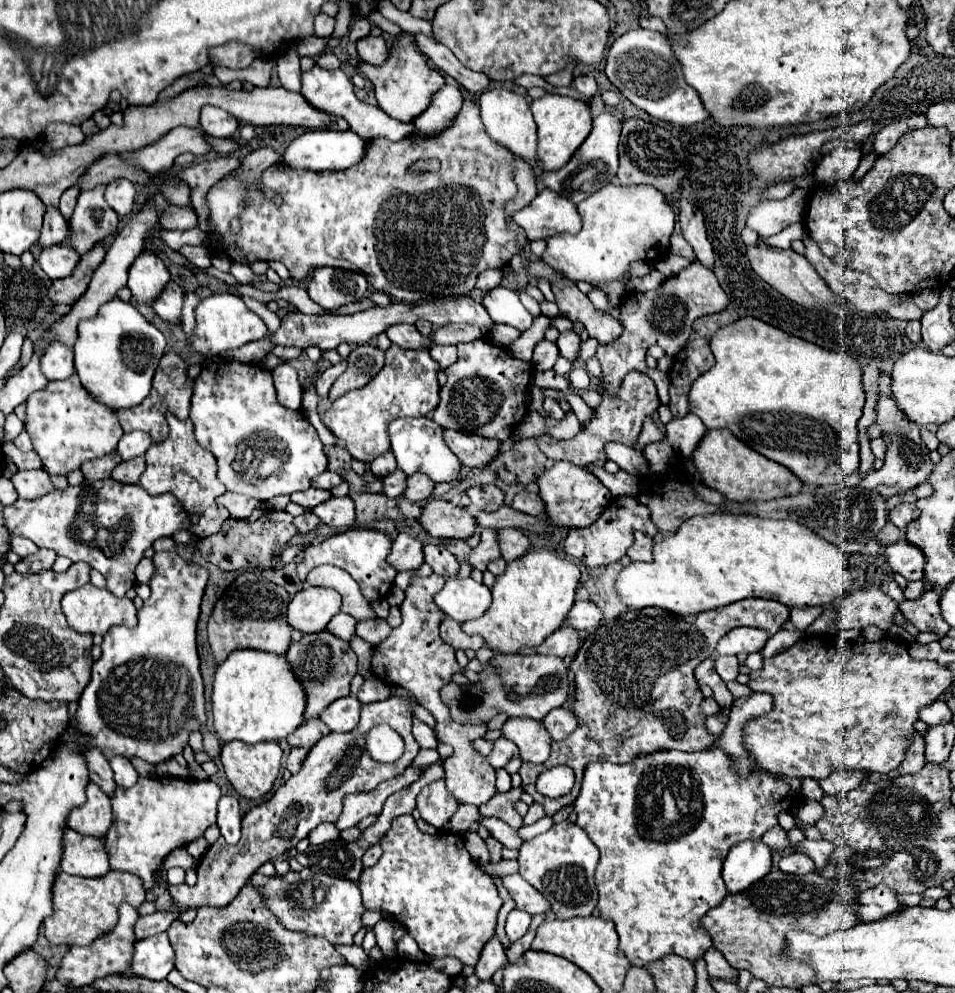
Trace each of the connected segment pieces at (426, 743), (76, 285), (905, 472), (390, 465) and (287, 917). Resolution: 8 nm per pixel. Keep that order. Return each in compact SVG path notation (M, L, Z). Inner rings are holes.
M413 718L413 736L421 748L437 748L437 744L439 744L433 730L417 718Z
M99 244L91 252L87 252L87 256L83 256L79 260L79 264L75 266L71 276L53 280L53 286L47 292L51 306L59 306L59 304L73 306L87 290L89 280L91 280L95 268L103 262L103 258L105 258L105 246Z
M879 394L877 406L875 406L875 414L877 414L875 424L883 430L883 440L887 444L885 464L883 464L881 470L865 474L863 480L854 488L855 490L877 492L883 498L895 496L895 494L905 494L907 490L911 490L911 488L919 486L921 482L925 482L927 476L931 474L933 462L929 458L929 450L927 450L927 446L921 440L919 426L915 422L911 422L903 410L899 410L899 406L897 406L897 402L895 402L895 398L891 394L887 394L887 396Z
M387 450L387 452L381 454L381 456L377 456L377 458L371 462L371 472L373 472L377 478L389 476L395 468L397 468L397 462L395 462L395 456L393 456L391 450Z
M309 868L301 872L289 870L285 876L261 876L253 874L251 886L259 890L267 908L273 916L291 932L305 932L307 936L321 936L333 946L353 944L353 936L361 930L361 914L365 912L361 902L361 892L349 880L331 878L325 874L315 874Z

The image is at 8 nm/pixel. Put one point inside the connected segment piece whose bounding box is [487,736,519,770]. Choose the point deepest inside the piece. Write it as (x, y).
(503, 750)

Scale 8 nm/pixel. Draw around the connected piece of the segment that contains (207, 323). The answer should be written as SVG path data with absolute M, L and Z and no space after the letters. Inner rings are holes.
M229 292L211 294L211 296L203 298L199 302L199 306L195 308L195 318L197 318L197 330L195 330L195 338L189 340L189 346L193 352L207 356L207 358L215 358L223 350L239 348L247 342L261 340L269 334L265 322L243 304L241 296L235 296Z

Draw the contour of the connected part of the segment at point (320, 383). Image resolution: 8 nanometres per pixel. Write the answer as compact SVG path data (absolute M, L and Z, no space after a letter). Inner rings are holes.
M347 362L329 366L329 368L317 378L317 382L315 382L315 390L317 390L317 396L319 396L319 398L327 398L327 396L329 396L329 388L331 388L331 384L333 384L335 378L345 370L345 366L347 366Z

